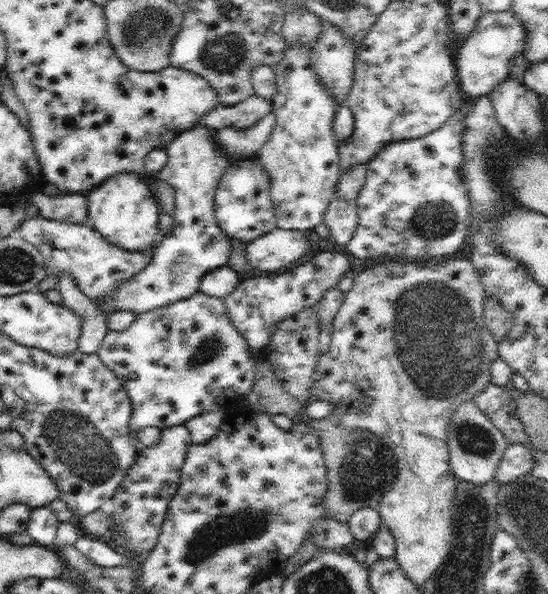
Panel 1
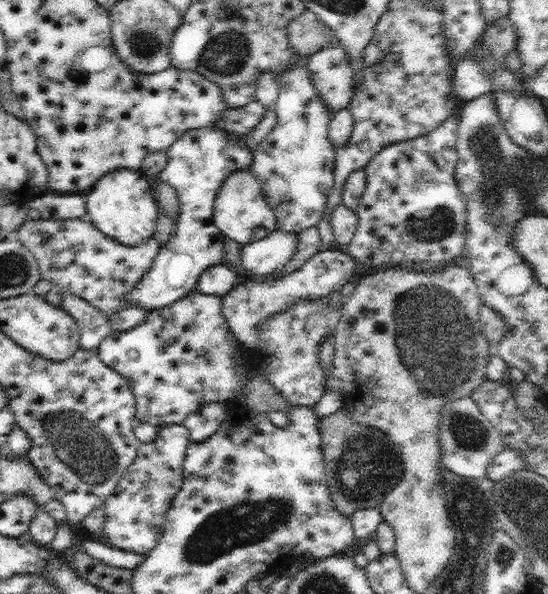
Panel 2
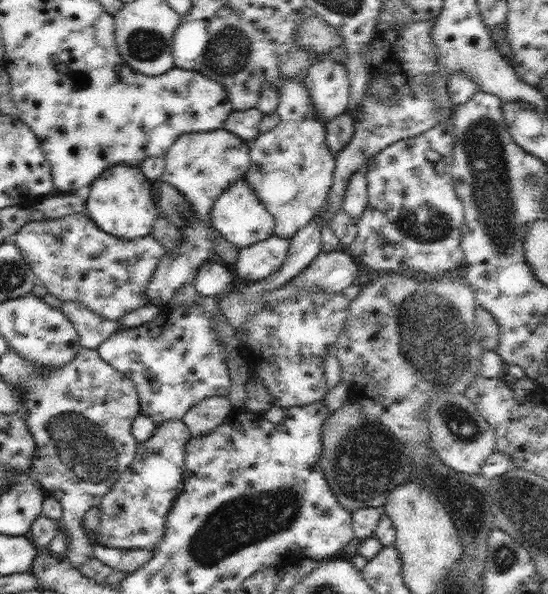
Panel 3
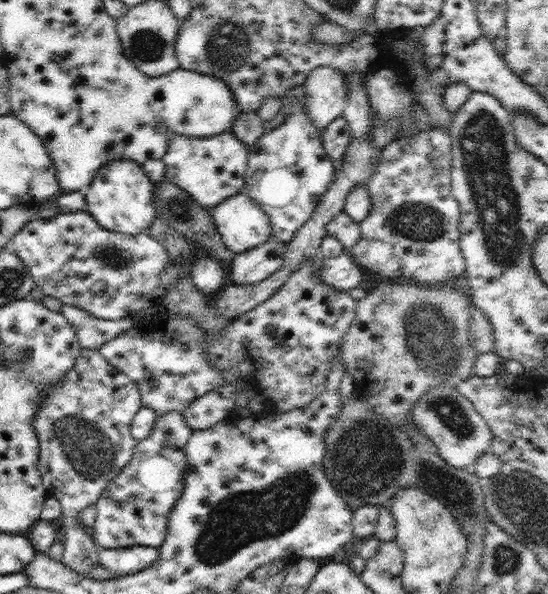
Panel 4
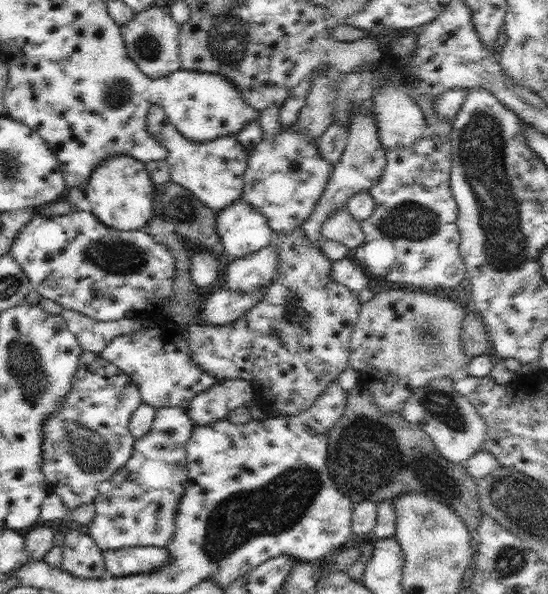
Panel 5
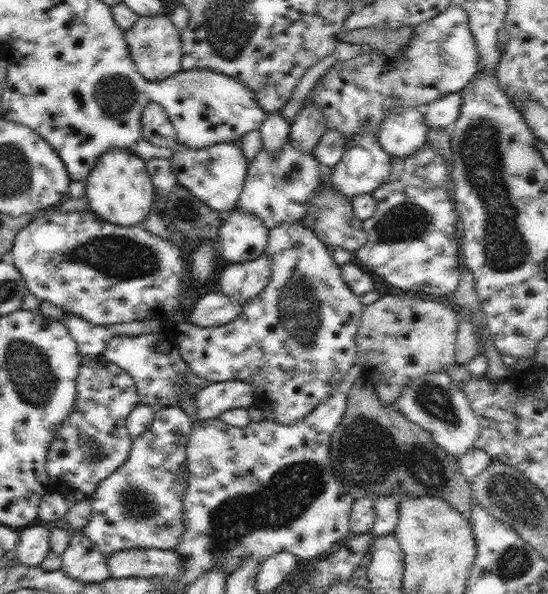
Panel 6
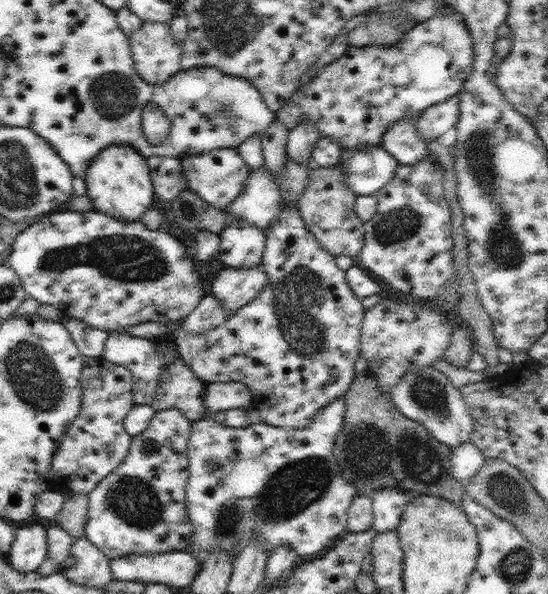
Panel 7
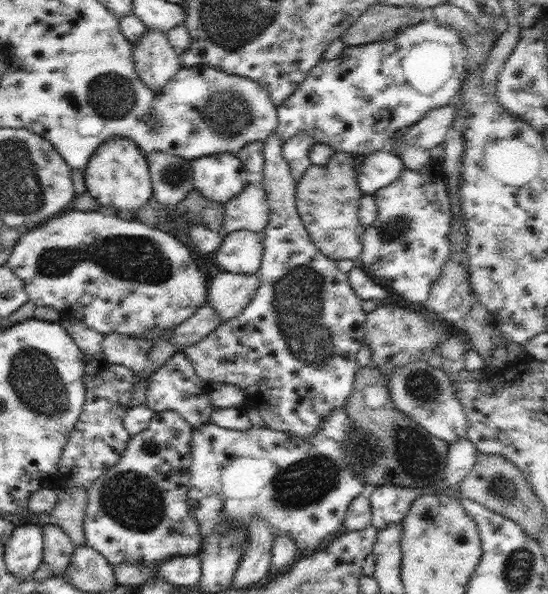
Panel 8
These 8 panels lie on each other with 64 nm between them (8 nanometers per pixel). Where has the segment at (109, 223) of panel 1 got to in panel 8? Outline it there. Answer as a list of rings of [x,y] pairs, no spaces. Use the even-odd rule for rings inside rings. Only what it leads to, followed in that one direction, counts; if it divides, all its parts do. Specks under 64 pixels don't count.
[[[114,138],[96,148],[90,156],[87,168],[84,171],[85,185],[88,194],[98,200],[101,206],[116,208],[115,214],[124,219],[133,218],[136,212],[148,204],[152,198],[151,176],[146,155],[132,142],[130,138]],[[122,212],[122,214],[120,214]]]

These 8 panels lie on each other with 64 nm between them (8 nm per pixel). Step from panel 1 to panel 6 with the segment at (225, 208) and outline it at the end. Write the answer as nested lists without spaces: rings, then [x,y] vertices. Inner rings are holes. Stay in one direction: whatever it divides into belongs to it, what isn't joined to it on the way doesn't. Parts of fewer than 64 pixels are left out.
[[[236,207],[223,213],[217,258],[240,263],[260,257],[268,246],[268,230],[262,219],[252,213]]]

